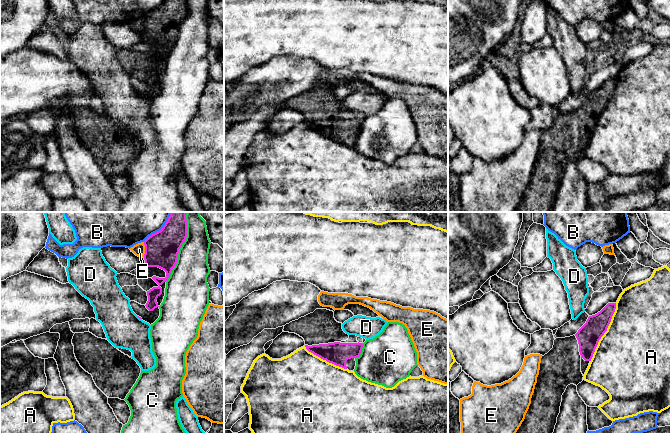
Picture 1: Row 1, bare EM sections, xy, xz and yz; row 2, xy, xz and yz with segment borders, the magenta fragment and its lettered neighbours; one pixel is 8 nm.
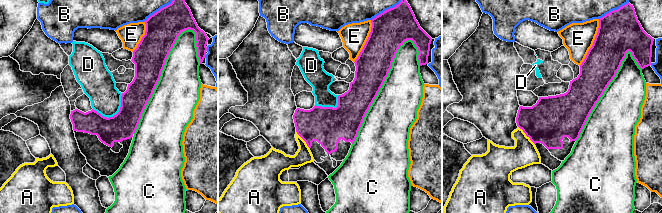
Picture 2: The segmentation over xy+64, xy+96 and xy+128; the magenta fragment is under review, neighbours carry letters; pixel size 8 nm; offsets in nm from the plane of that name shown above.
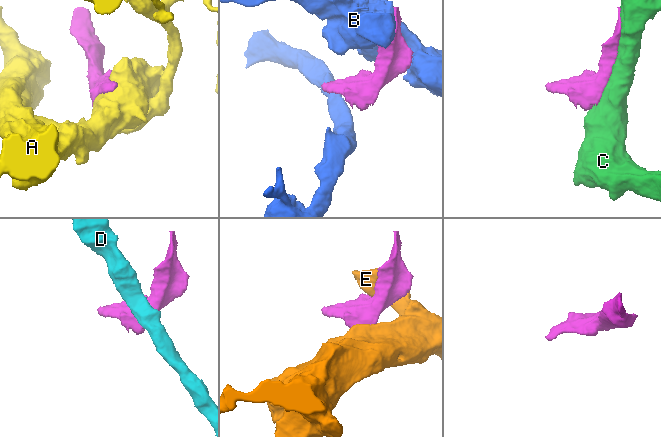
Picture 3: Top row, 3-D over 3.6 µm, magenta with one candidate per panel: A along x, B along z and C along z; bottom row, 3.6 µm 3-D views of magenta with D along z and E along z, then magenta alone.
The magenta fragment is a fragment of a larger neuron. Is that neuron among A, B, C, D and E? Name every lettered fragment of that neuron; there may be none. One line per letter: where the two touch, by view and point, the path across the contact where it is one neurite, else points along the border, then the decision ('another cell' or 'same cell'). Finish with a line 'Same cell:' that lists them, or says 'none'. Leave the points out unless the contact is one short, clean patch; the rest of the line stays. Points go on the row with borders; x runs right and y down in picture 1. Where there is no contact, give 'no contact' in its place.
A: yz (605, 331) | another cell
B: xy (161, 229) | another cell
C: xy (180, 247) | another cell
D: xy (139, 317) | along xy (137, 316), (141, 319) | another cell
E: xy (145, 250) | another cell
Same cell: none

